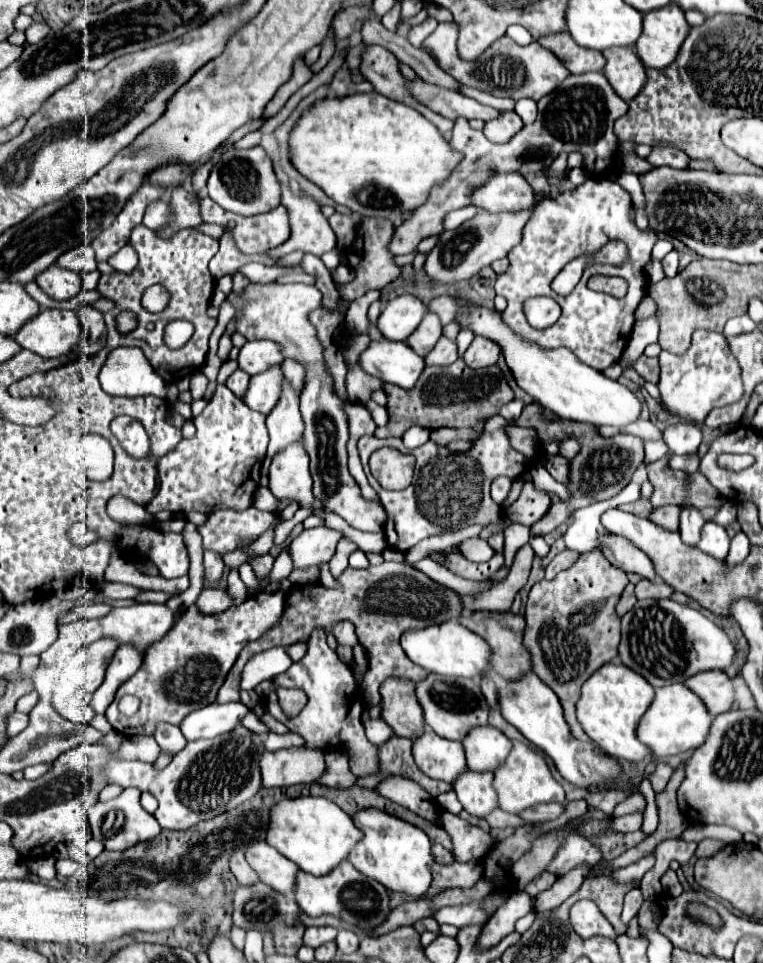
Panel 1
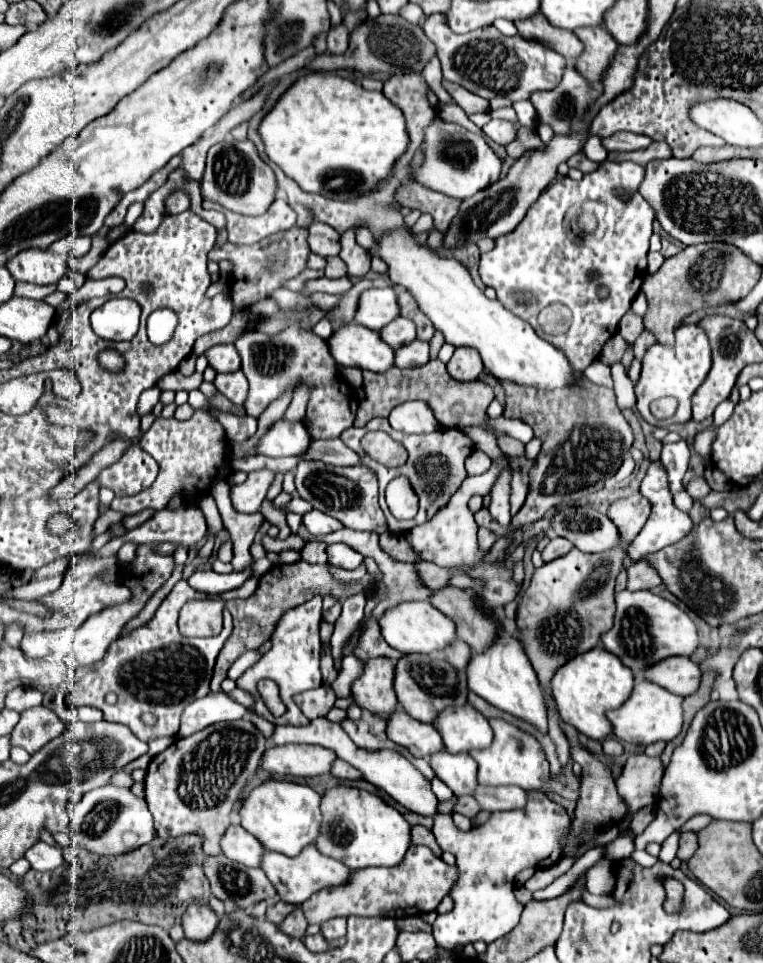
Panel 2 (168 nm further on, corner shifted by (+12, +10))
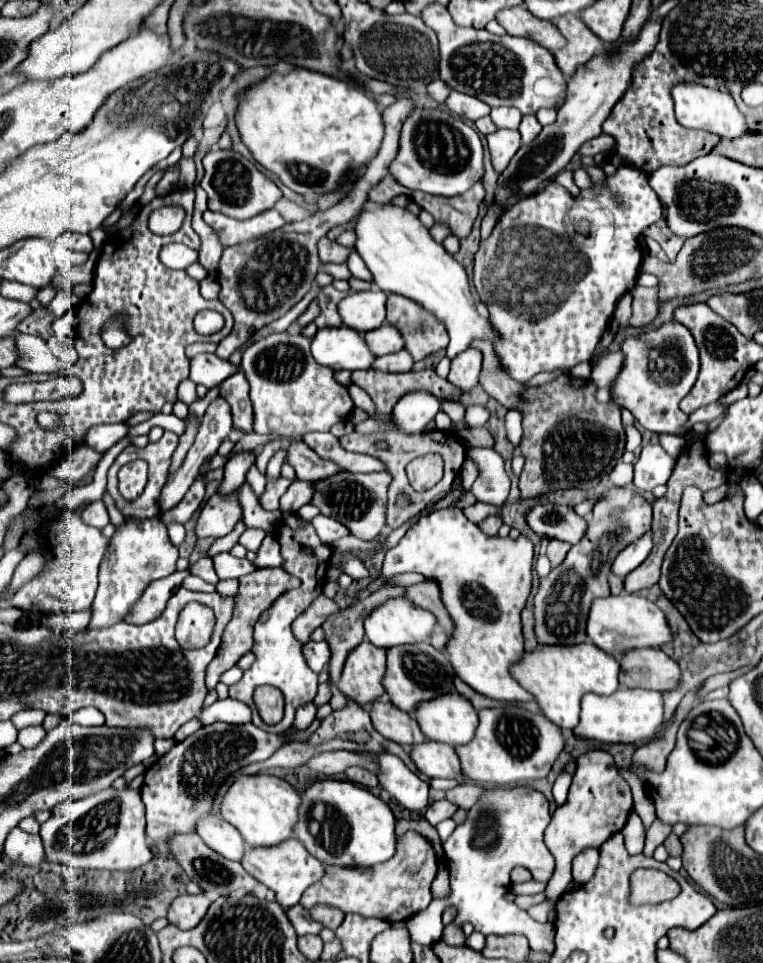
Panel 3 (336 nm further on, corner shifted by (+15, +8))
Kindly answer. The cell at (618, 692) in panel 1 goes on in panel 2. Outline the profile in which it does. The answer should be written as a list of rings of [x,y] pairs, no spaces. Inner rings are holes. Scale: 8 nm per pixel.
[[[592,648],[568,660],[564,666],[560,666],[560,670],[556,670],[550,684],[560,718],[584,736],[596,740],[602,740],[612,734],[604,712],[624,704],[632,692],[632,686],[634,676],[630,668],[624,668],[624,664],[620,664],[620,660],[616,660],[616,656],[612,656],[604,648]]]

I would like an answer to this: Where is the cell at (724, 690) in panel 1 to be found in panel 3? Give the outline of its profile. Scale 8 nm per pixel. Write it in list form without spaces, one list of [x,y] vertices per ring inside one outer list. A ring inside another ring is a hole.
[[[659,648],[631,650],[621,658],[619,682],[625,688],[671,692],[681,684],[681,668]]]

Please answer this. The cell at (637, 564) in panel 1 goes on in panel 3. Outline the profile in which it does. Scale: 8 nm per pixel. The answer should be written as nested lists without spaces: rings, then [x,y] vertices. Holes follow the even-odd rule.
[[[535,506],[527,512],[527,522],[541,538],[555,538],[569,544],[581,542],[587,530],[585,518],[581,518],[571,506]]]

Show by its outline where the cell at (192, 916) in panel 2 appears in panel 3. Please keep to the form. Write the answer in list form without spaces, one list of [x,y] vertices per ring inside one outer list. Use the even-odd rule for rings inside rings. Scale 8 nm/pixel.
[[[183,894],[179,898],[173,900],[173,904],[169,906],[169,914],[167,914],[167,920],[181,928],[181,930],[191,930],[195,928],[201,918],[207,914],[207,908],[209,908],[209,900],[205,894],[199,894],[199,896],[191,896],[191,894]]]

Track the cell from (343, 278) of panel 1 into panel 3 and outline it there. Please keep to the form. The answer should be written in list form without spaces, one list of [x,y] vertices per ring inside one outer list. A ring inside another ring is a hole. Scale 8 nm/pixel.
[[[355,248],[351,250],[351,254],[349,254],[349,258],[347,258],[345,264],[347,264],[347,268],[351,270],[351,274],[353,274],[355,278],[359,278],[359,280],[371,280],[371,272],[367,270],[365,262],[361,260],[361,256],[357,254]]]

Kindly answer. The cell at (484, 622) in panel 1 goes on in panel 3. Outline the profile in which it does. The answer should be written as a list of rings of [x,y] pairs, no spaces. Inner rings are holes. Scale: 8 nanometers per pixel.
[[[427,580],[427,582],[421,582],[421,584],[409,586],[407,588],[407,598],[413,604],[417,604],[417,606],[429,610],[429,612],[433,612],[435,618],[437,618],[437,624],[445,630],[447,636],[453,634],[455,626],[453,626],[453,620],[449,618],[449,612],[445,610],[445,604],[441,602],[441,594],[439,594],[439,584],[437,582]]]

